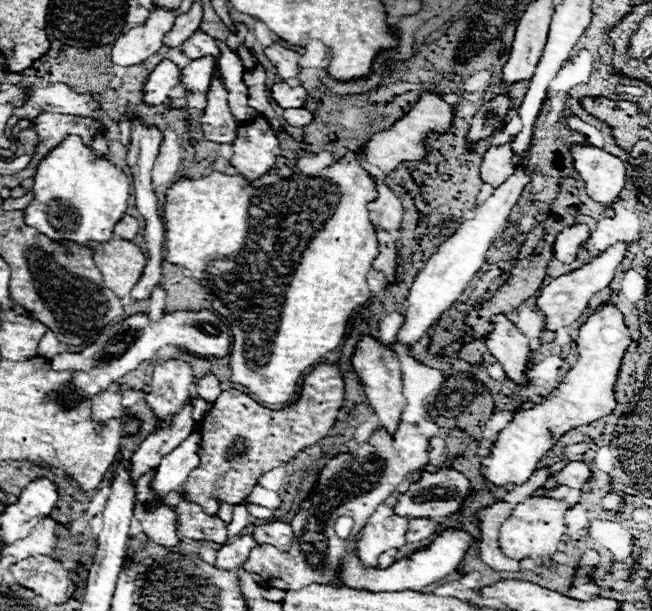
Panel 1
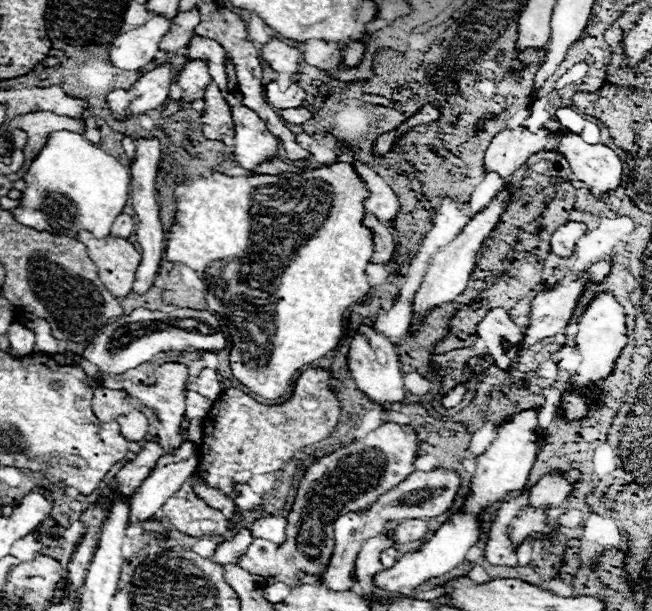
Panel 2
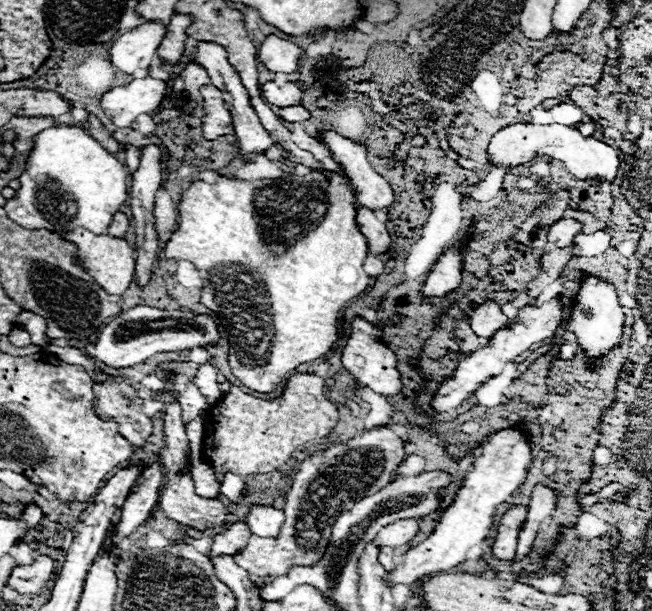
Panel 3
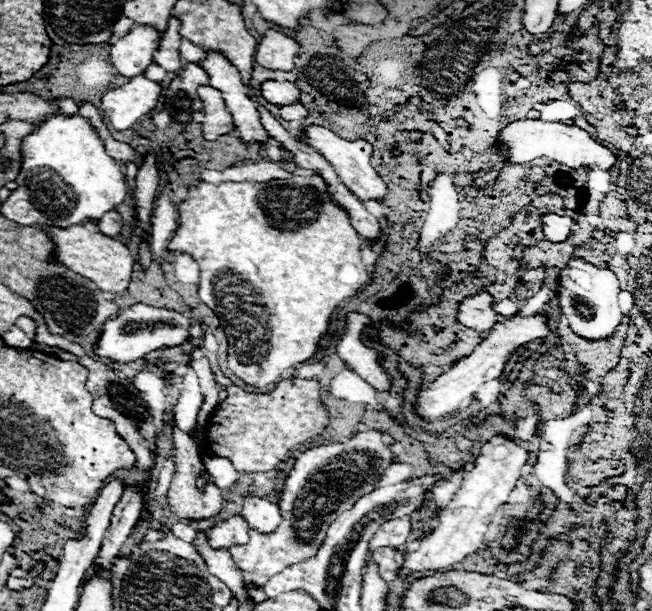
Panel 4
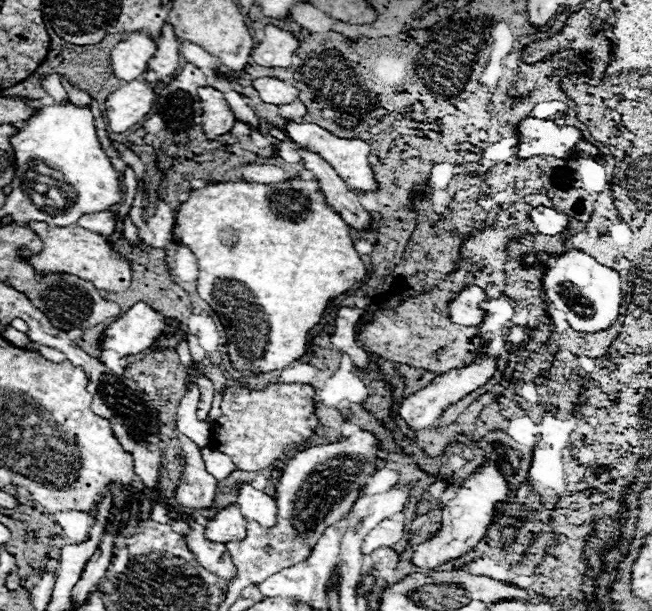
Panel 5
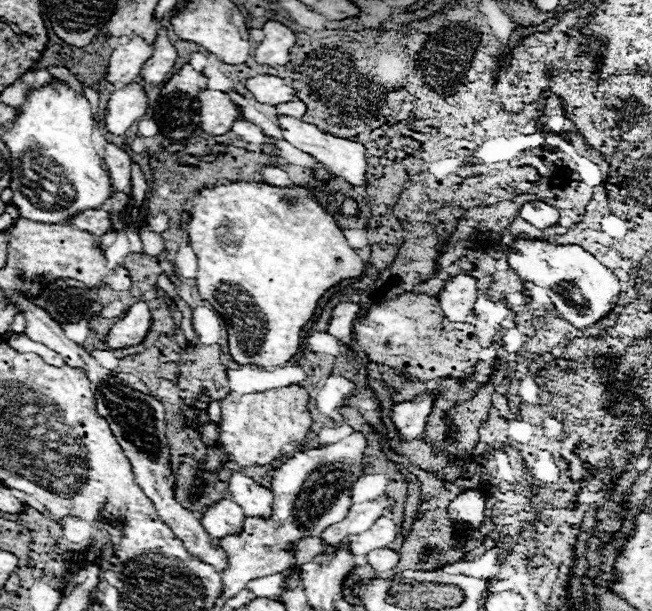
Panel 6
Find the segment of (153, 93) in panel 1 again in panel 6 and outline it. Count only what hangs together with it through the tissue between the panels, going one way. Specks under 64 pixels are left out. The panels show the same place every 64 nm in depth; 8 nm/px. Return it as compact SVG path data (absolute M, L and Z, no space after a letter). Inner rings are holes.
M128 84L116 90L106 102L106 130L116 136L122 136L132 124L136 124L146 114L146 106L146 94L140 84Z

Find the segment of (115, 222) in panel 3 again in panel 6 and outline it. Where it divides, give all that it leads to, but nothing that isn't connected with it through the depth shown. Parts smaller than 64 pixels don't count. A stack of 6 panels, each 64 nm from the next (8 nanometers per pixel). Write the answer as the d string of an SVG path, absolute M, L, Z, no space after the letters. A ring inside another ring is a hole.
M82 210L80 214L74 214L70 222L74 228L90 232L94 236L102 236L110 230L110 214L106 210Z

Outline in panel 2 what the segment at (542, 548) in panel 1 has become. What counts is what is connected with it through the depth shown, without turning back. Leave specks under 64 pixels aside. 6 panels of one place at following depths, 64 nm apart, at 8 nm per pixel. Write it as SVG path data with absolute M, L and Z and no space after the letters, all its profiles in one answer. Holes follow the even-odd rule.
M528 506L518 518L512 520L510 524L510 536L512 536L512 542L514 542L514 548L520 546L520 542L526 538L526 536L534 536L536 540L542 538L542 528L546 524L546 514L542 510L534 510L532 506Z

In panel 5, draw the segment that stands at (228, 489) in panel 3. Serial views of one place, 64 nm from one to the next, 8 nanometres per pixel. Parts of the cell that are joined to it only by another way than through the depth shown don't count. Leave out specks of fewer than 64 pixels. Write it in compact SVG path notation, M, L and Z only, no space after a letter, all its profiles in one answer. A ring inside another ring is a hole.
M202 448L202 460L206 464L206 470L216 478L216 480L224 480L230 472L234 472L234 464L230 460L230 456L218 452L216 448Z

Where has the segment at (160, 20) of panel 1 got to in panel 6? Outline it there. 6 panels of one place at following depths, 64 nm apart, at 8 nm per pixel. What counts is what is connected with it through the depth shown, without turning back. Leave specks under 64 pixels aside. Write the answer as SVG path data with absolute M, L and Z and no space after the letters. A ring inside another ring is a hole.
M132 38L126 44L118 44L110 56L106 80L110 84L130 84L138 80L138 74L152 52L152 46L142 38Z

